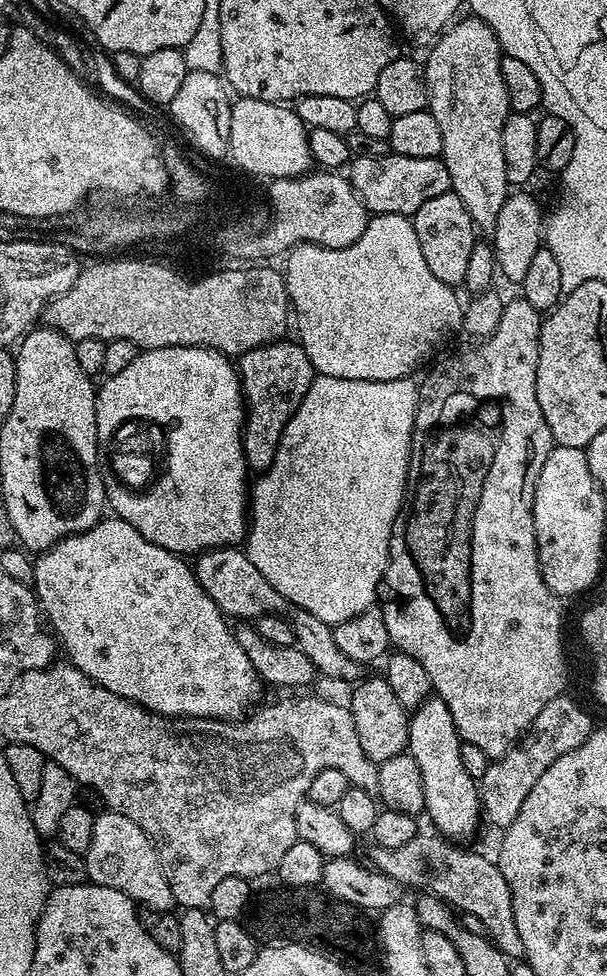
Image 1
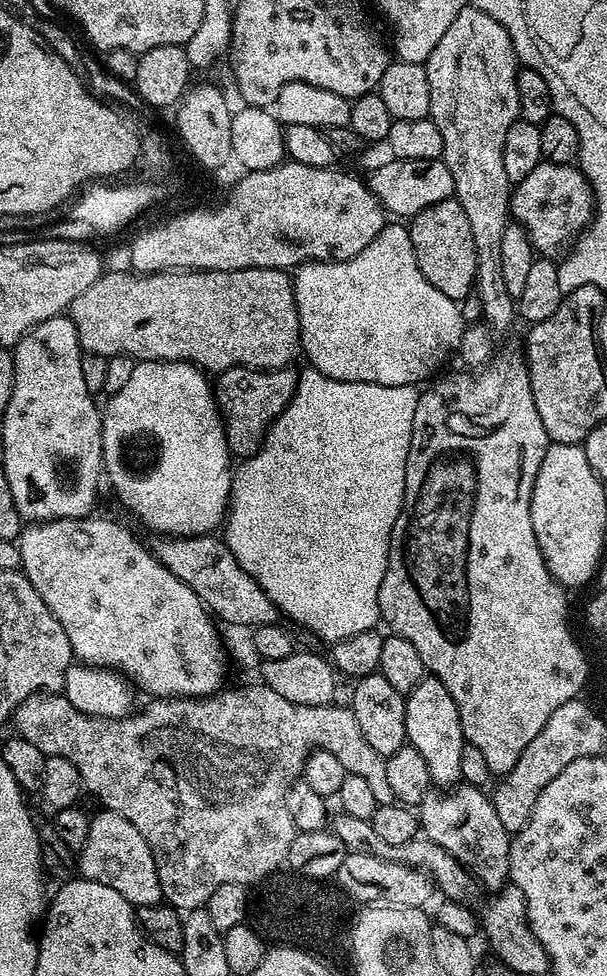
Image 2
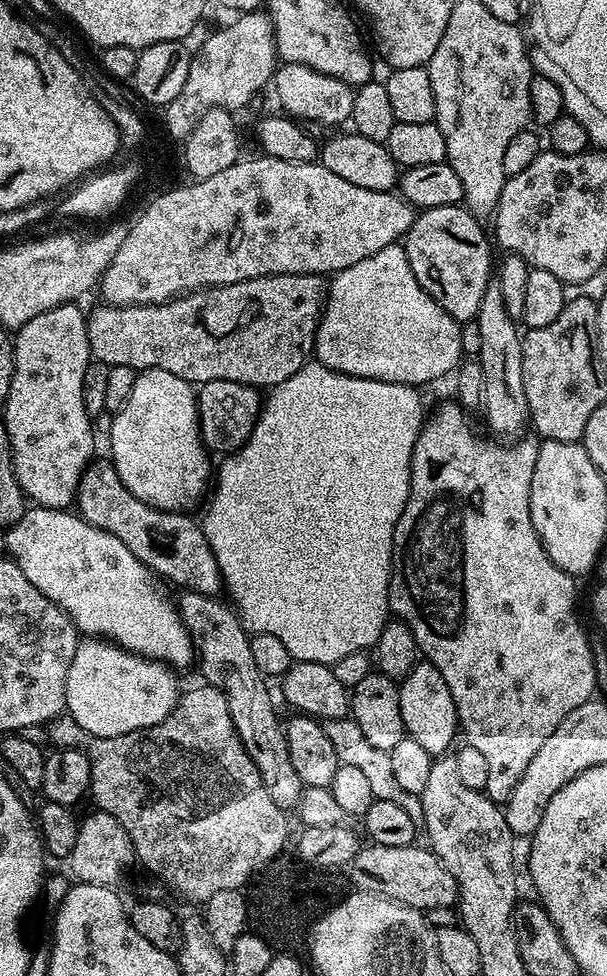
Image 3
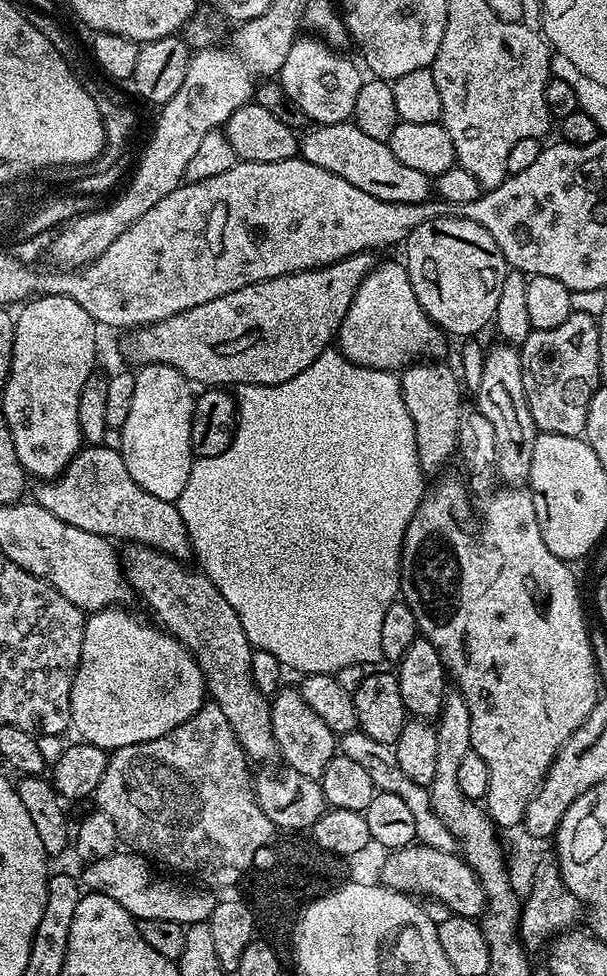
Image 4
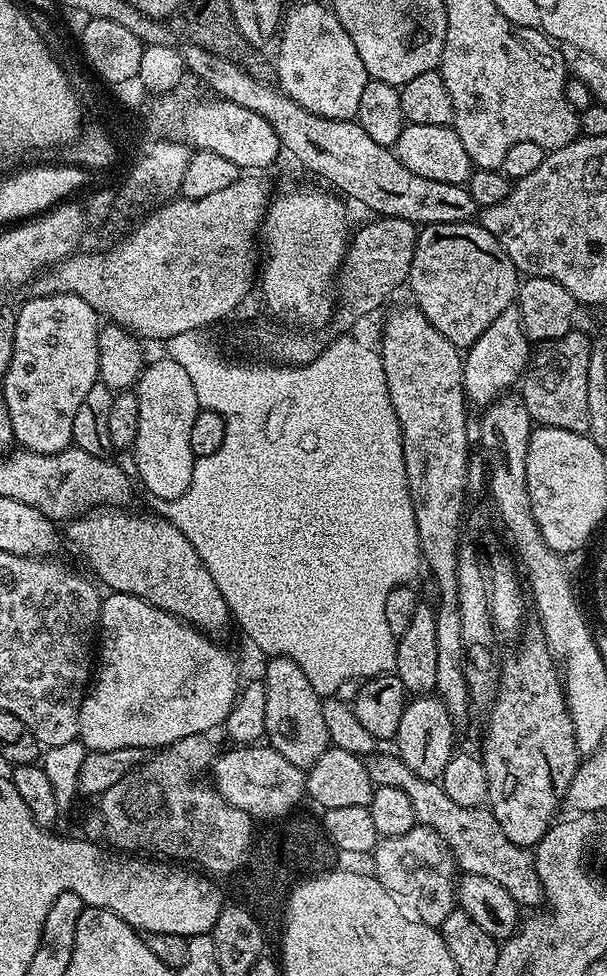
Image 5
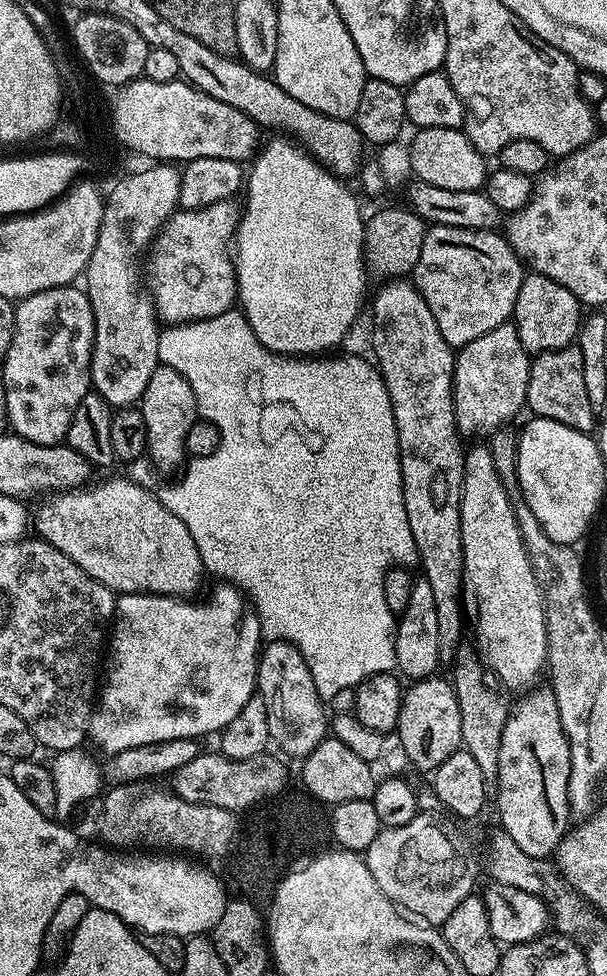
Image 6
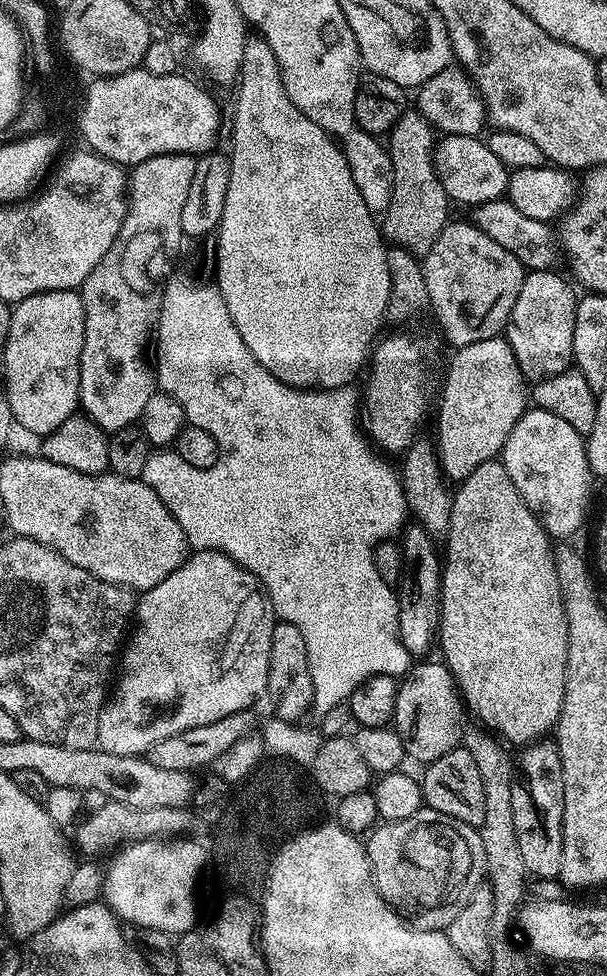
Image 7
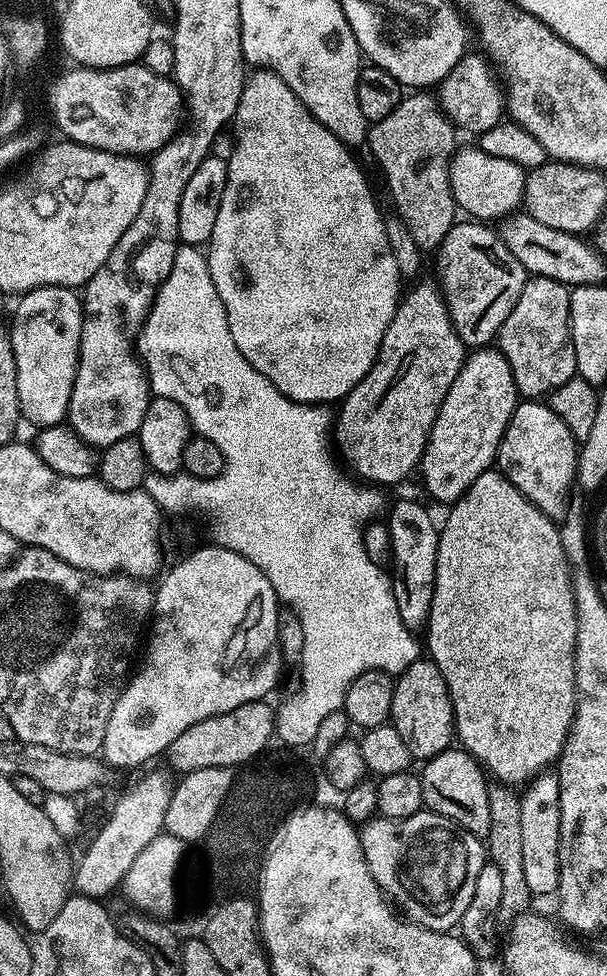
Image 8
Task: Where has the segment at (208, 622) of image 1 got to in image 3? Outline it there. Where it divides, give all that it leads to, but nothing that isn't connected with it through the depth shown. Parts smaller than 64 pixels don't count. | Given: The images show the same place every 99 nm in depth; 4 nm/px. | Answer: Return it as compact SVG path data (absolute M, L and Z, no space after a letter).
M32 506L17 524L7 529L8 548L16 565L72 619L77 633L88 638L103 638L128 652L150 660L159 660L173 670L181 670L194 660L194 645L188 627L180 619L180 609L160 593L157 577L106 530L85 522L83 516L63 508Z

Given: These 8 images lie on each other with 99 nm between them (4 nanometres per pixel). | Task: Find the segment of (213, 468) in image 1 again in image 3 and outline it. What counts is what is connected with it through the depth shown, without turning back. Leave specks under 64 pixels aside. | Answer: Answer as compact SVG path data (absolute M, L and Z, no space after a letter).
M157 368L143 369L136 377L134 388L130 390L130 396L126 398L126 406L122 406L119 412L115 413L111 419L112 429L108 432L108 444L112 447L110 459L113 466L118 470L118 478L122 480L122 486L126 486L126 490L130 490L130 494L134 494L134 498L138 498L154 508L160 508L164 512L179 512L187 509L185 508L187 504L194 503L203 494L204 487L206 487L206 492L210 484L210 472L208 476L209 453L204 447L203 440L200 439L200 406L198 403L198 392L193 385L187 384L182 378L178 378L178 374L170 374L166 370L158 370Z

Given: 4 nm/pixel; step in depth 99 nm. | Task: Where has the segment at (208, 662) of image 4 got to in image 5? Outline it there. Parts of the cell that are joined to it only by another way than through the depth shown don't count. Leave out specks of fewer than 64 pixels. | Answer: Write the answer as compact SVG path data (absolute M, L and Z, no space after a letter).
M101 506L67 521L68 540L72 543L73 550L92 567L91 575L105 589L142 598L150 602L150 606L166 610L171 616L185 620L187 624L199 628L205 634L222 631L230 624L226 598L222 598L222 590L214 586L210 570L206 570L202 558L198 558L198 550L190 546L190 538L186 538L186 534L182 534L182 530L178 530L178 526L174 526L163 515L147 516L144 512L128 511L132 510L124 506Z

